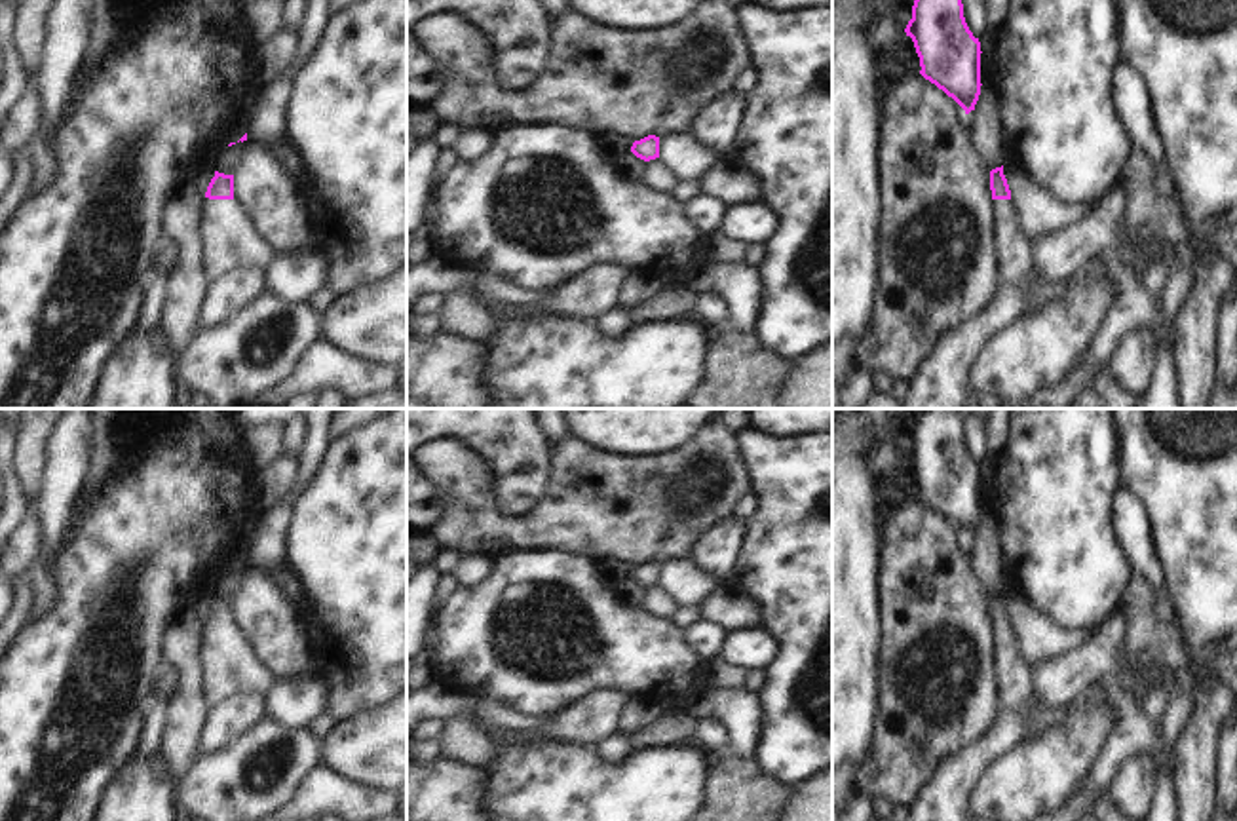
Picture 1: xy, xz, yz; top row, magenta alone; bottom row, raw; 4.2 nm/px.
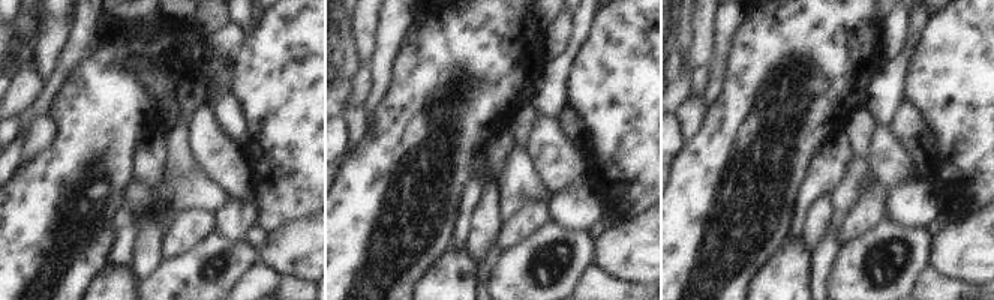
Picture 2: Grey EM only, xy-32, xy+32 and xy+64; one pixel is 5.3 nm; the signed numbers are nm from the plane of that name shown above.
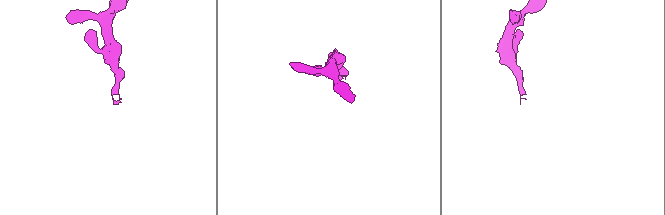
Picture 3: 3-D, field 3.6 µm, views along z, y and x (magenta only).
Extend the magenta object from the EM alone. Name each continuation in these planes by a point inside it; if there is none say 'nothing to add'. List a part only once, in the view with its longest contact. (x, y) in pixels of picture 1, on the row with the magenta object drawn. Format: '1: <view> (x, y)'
1: xy (230, 242)

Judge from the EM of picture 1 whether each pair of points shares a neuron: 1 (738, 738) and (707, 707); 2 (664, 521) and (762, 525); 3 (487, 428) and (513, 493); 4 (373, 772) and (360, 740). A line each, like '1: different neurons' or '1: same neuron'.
1: same neuron
2: different neurons
3: same neuron
4: same neuron

